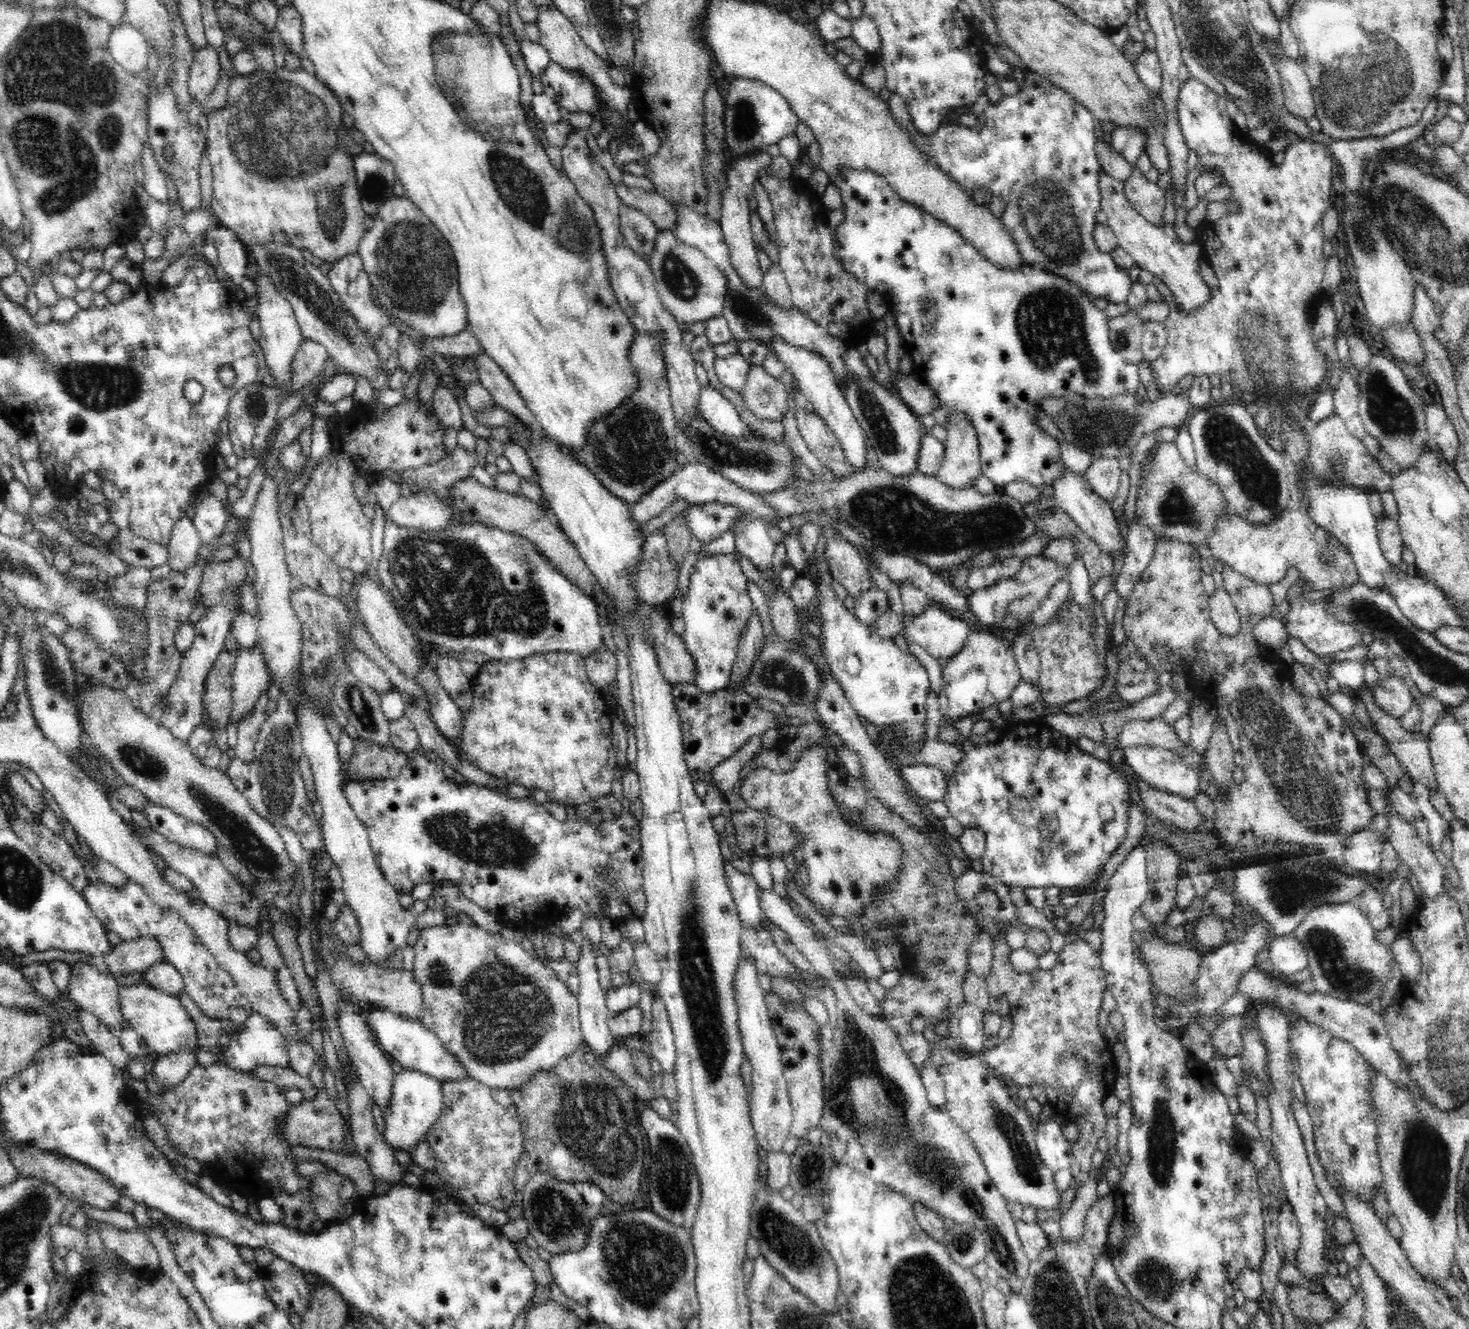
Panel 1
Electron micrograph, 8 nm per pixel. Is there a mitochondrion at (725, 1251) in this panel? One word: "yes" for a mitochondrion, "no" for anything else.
no

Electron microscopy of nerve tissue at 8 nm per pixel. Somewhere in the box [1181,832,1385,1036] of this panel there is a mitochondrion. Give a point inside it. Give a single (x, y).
(1289, 893)

